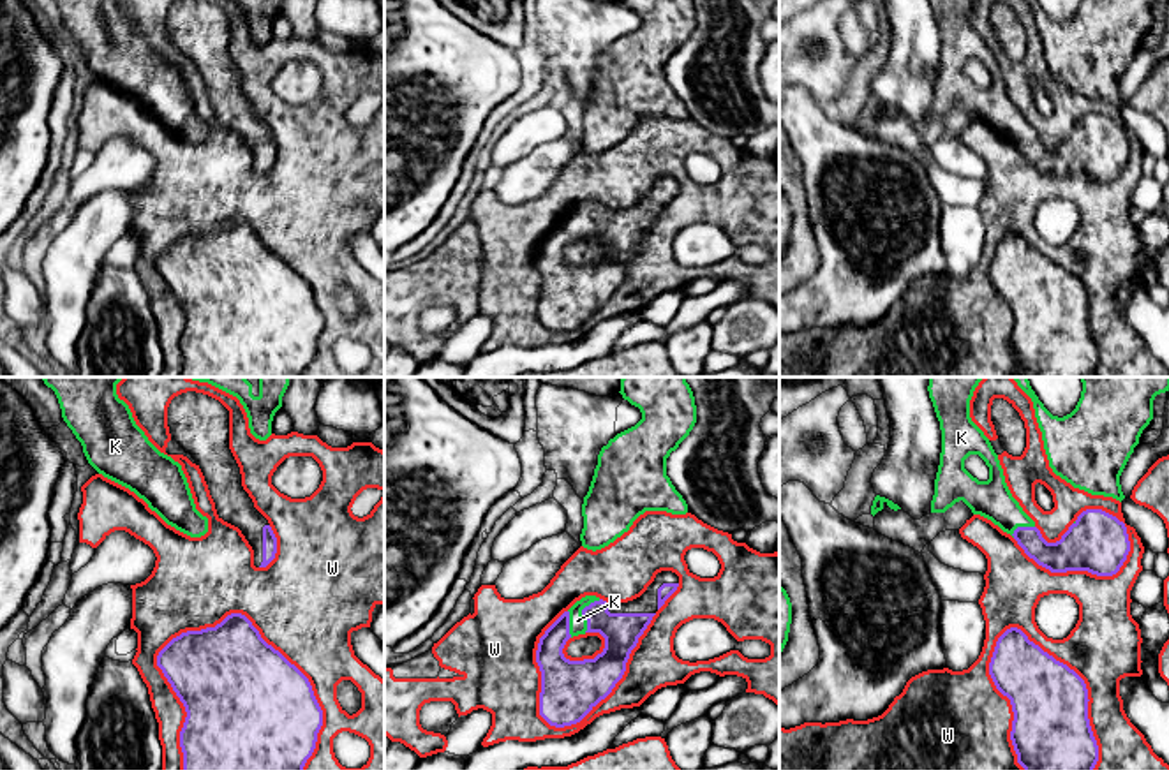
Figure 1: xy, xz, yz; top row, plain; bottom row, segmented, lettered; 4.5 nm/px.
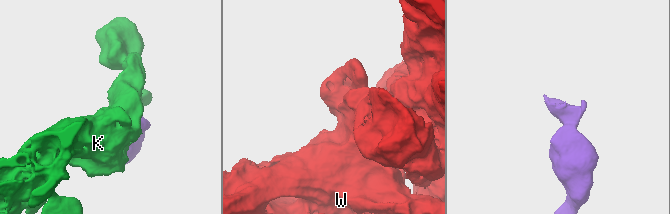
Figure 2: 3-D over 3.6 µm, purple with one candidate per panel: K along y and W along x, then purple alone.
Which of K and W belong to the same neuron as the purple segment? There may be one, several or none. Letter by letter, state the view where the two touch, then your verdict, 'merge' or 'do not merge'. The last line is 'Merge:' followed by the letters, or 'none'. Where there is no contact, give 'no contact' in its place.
K: xz | merge
W: xy | do not merge
Merge: K

